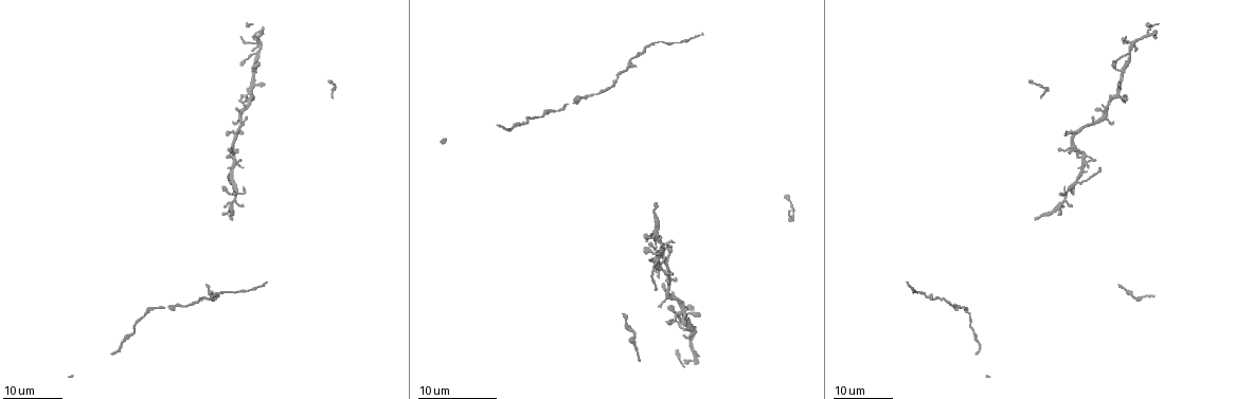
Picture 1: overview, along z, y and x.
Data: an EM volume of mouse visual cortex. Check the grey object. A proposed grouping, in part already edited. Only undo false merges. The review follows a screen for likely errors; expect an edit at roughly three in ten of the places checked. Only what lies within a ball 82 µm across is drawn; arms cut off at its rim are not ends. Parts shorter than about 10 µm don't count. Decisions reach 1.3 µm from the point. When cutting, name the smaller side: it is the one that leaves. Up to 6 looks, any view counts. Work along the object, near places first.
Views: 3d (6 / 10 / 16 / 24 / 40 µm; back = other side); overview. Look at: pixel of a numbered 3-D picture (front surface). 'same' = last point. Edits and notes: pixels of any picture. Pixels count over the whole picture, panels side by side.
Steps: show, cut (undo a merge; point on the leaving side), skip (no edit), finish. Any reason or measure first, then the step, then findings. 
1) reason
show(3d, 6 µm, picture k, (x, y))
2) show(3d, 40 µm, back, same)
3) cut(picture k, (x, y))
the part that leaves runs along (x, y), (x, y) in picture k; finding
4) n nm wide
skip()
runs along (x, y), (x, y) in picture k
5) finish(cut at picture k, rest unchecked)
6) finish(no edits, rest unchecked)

three-way junction
show(3d, 16 µm, picture 1, (256, 86))

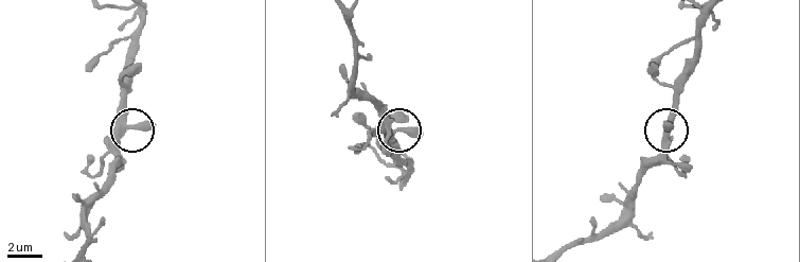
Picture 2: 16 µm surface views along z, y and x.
closer look
show(3d, 6 µm, picture 2, (397, 131))

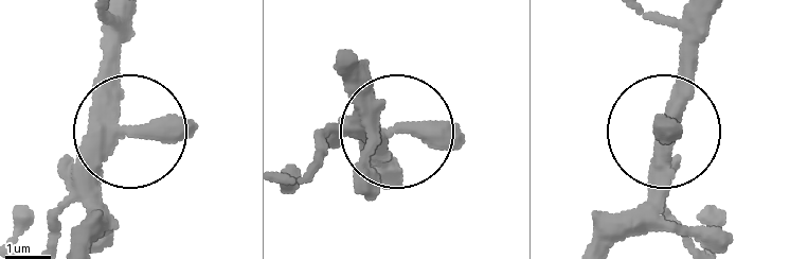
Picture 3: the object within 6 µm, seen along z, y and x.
show(3d, 6 µm, back, picture 3, (124, 131))

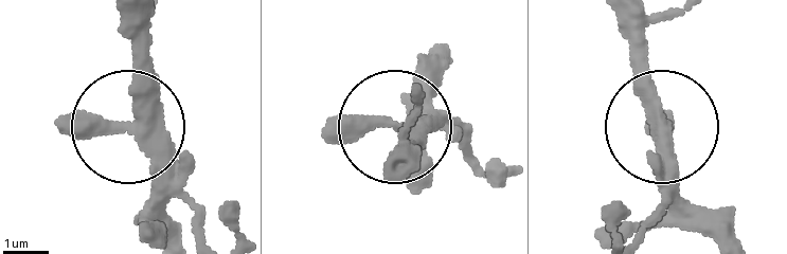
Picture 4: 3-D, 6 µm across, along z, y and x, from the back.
3 arms
skip()
runs along (718, 238), (677, 193), (639, 56), (639, 11) in picture 4; all the same neuron

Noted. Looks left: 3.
show(3d, 24 µm, picture 1, (1092, 126))

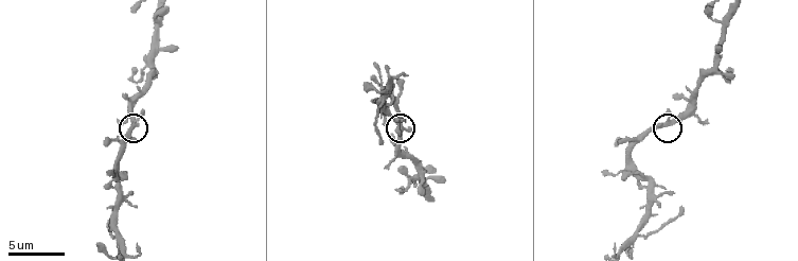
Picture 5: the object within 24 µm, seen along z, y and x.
zoom in
show(3d, 10 µm, picture 5, (403, 127))

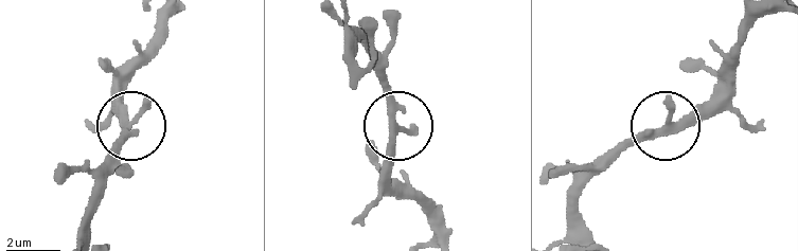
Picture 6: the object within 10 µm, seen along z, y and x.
3 arms
skip()
all the same neuron

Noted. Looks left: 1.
finish(no edits, rest unchecked)

